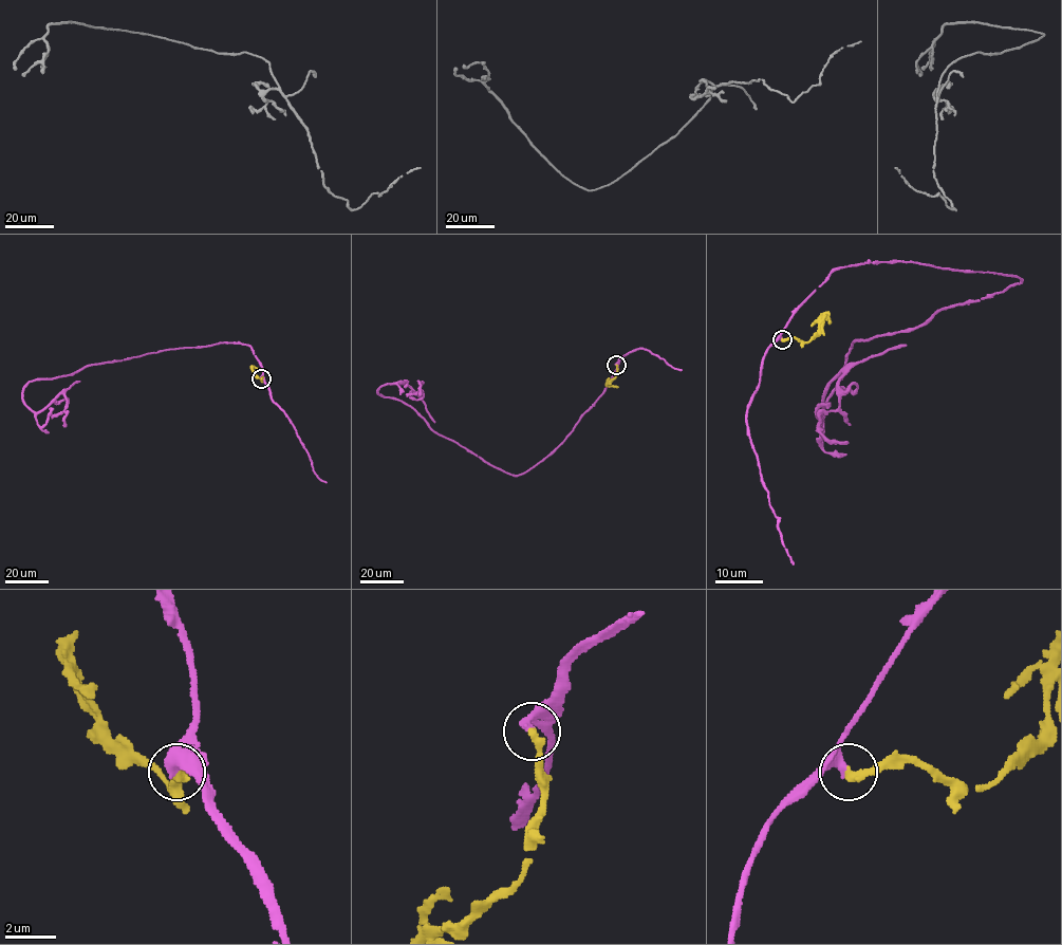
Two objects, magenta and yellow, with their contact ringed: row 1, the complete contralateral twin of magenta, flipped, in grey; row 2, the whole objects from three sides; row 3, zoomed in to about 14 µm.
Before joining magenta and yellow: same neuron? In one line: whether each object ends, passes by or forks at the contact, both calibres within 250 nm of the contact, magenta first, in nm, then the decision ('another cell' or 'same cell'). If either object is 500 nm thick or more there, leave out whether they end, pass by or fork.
magenta ends there; yellow ends there; 400 nm thick on the magenta side, 300 nm on the other; same cell

